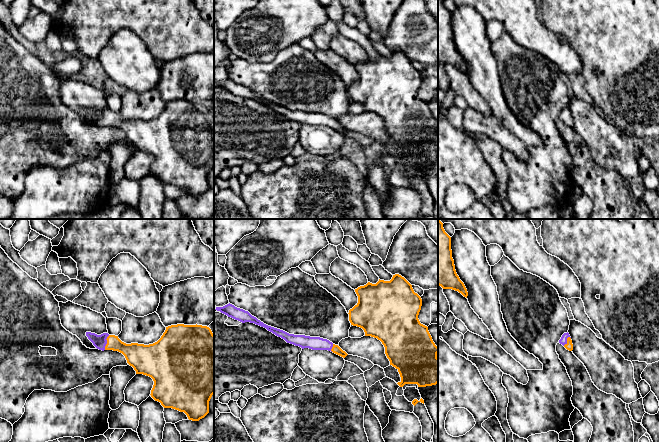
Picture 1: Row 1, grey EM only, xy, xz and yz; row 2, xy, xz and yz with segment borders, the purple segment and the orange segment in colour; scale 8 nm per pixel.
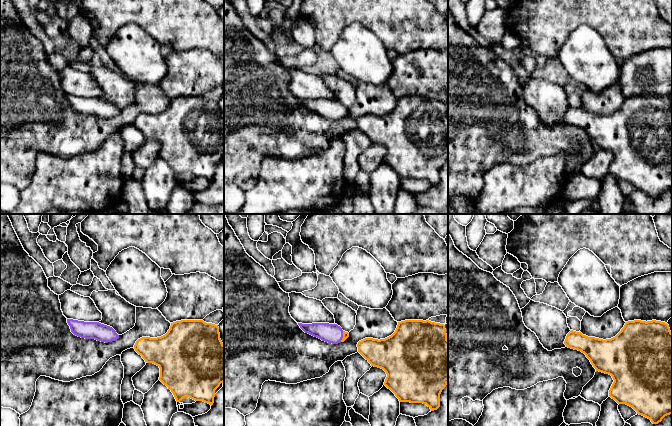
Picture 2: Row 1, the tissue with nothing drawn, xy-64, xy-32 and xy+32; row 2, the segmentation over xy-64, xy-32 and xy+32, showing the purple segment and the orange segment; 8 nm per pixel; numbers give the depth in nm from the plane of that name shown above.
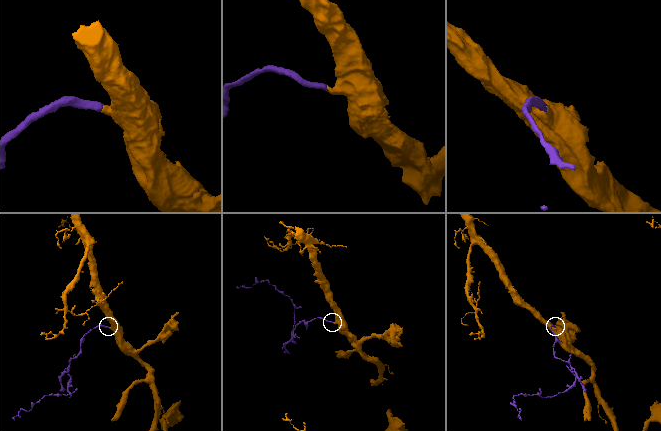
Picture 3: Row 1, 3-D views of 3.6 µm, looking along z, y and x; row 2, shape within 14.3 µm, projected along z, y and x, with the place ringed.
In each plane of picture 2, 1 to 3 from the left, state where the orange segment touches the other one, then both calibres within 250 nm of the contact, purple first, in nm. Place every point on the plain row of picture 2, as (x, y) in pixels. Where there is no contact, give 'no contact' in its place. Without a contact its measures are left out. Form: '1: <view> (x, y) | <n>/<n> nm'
1: no contact
2: xy-32 (342, 112) | 160/50 nm
3: no contact

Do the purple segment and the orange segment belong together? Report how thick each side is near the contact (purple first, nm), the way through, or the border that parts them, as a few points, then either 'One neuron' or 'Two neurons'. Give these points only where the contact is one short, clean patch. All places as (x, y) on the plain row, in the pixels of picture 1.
Thickness 110 nm (purple) against 170 nm. Path across: xy (99, 117), (106, 118), (112, 118), (135, 129). One neuron

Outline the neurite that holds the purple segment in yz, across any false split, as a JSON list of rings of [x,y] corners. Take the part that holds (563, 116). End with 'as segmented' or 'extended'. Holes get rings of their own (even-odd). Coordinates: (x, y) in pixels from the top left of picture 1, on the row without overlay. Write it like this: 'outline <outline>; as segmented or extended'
outline [[[568,108],[562,111],[561,115],[559,116],[559,119],[562,120],[569,127],[573,126],[572,116]]]; extended

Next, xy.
outline [[[177,100],[166,103],[161,114],[149,121],[122,118],[118,112],[86,108],[99,126],[122,129],[136,150],[153,155],[151,173],[164,184],[184,188],[189,196],[199,197],[209,189],[209,177],[214,170],[214,110],[207,102]]]; extended

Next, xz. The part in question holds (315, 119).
outline [[[227,80],[223,83],[216,83],[217,87],[231,93],[235,96],[238,96],[242,99],[250,98],[261,103],[266,104],[268,107],[272,108],[278,113],[284,115],[287,119],[293,120],[295,122],[299,122],[302,125],[309,124],[312,126],[328,126],[332,127],[333,129],[345,134],[348,130],[343,127],[338,121],[333,120],[327,115],[323,115],[320,113],[310,113],[305,111],[294,111],[289,110],[283,106],[268,102],[258,96],[256,93],[252,92],[248,87],[243,85],[237,84],[232,80]]]; extended

